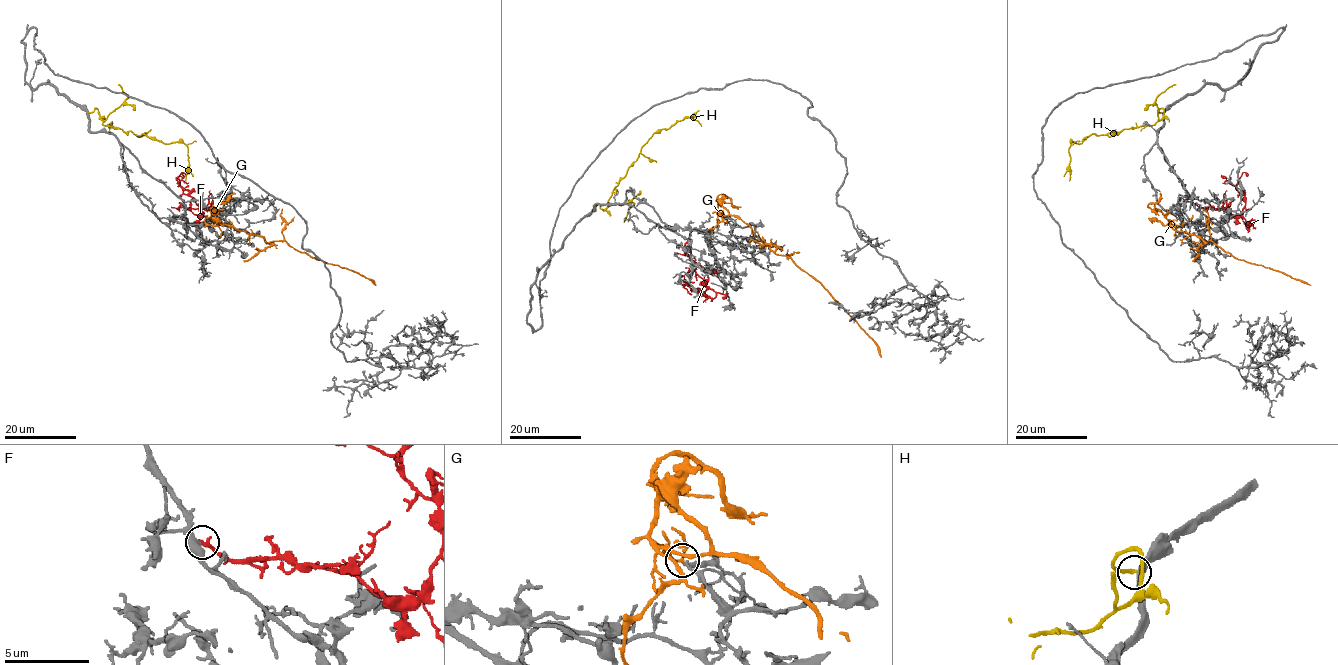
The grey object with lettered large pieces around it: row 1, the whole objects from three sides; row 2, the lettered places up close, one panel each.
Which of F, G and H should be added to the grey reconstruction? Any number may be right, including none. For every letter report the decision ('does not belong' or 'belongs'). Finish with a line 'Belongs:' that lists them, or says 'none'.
F: belongs
G: does not belong
H: does not belong
Belongs: F

